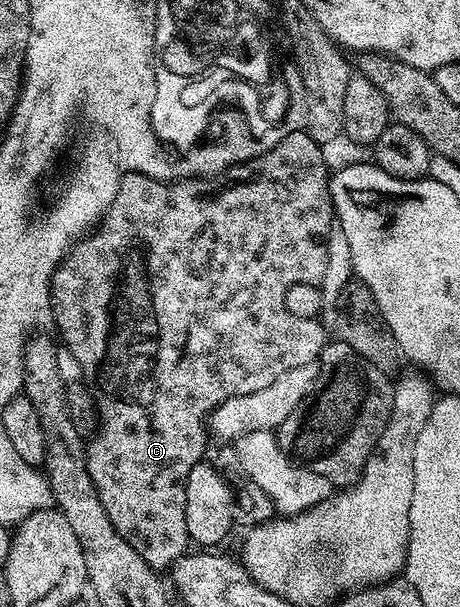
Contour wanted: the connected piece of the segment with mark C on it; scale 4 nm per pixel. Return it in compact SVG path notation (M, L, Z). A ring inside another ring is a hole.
M304 129L291 132L279 144L275 144L275 148L271 148L267 152L263 152L257 158L244 163L240 166L230 166L227 173L220 180L199 180L195 184L187 184L186 181L180 182L160 182L158 178L152 178L146 174L126 174L121 179L119 188L115 192L115 200L111 200L111 204L107 208L107 212L102 216L100 222L96 223L95 229L84 235L80 240L73 243L73 249L65 255L57 271L53 274L53 282L121 282L121 314L119 314L119 324L117 324L117 332L111 344L111 352L109 352L109 360L105 366L105 390L109 394L101 394L99 392L91 392L92 397L97 404L97 414L101 417L101 423L97 426L97 435L92 439L88 439L85 447L85 459L87 460L87 472L91 476L91 480L95 484L95 488L99 492L99 500L103 500L103 508L107 510L107 516L111 520L111 524L115 524L115 532L119 532L119 536L123 536L127 540L127 544L131 544L131 548L135 548L135 552L143 558L148 566L152 566L157 572L164 571L172 567L174 562L178 562L180 558L190 549L191 539L187 532L187 476L191 476L191 468L195 468L195 464L202 461L205 455L205 434L207 438L207 423L209 415L215 408L219 408L219 404L223 404L227 400L231 400L231 396L247 396L247 392L259 392L259 388L267 388L267 384L272 384L278 378L283 376L283 372L291 372L291 368L299 368L308 362L317 362L321 357L321 349L325 347L327 335L325 330L320 326L317 318L300 318L294 316L291 312L287 312L287 288L291 288L295 284L311 284L317 286L323 280L323 276L327 272L327 244L329 243L329 233L335 224L335 215L333 212L333 201L329 195L329 175L330 167L325 167L325 154L322 143L314 140L314 138Z

